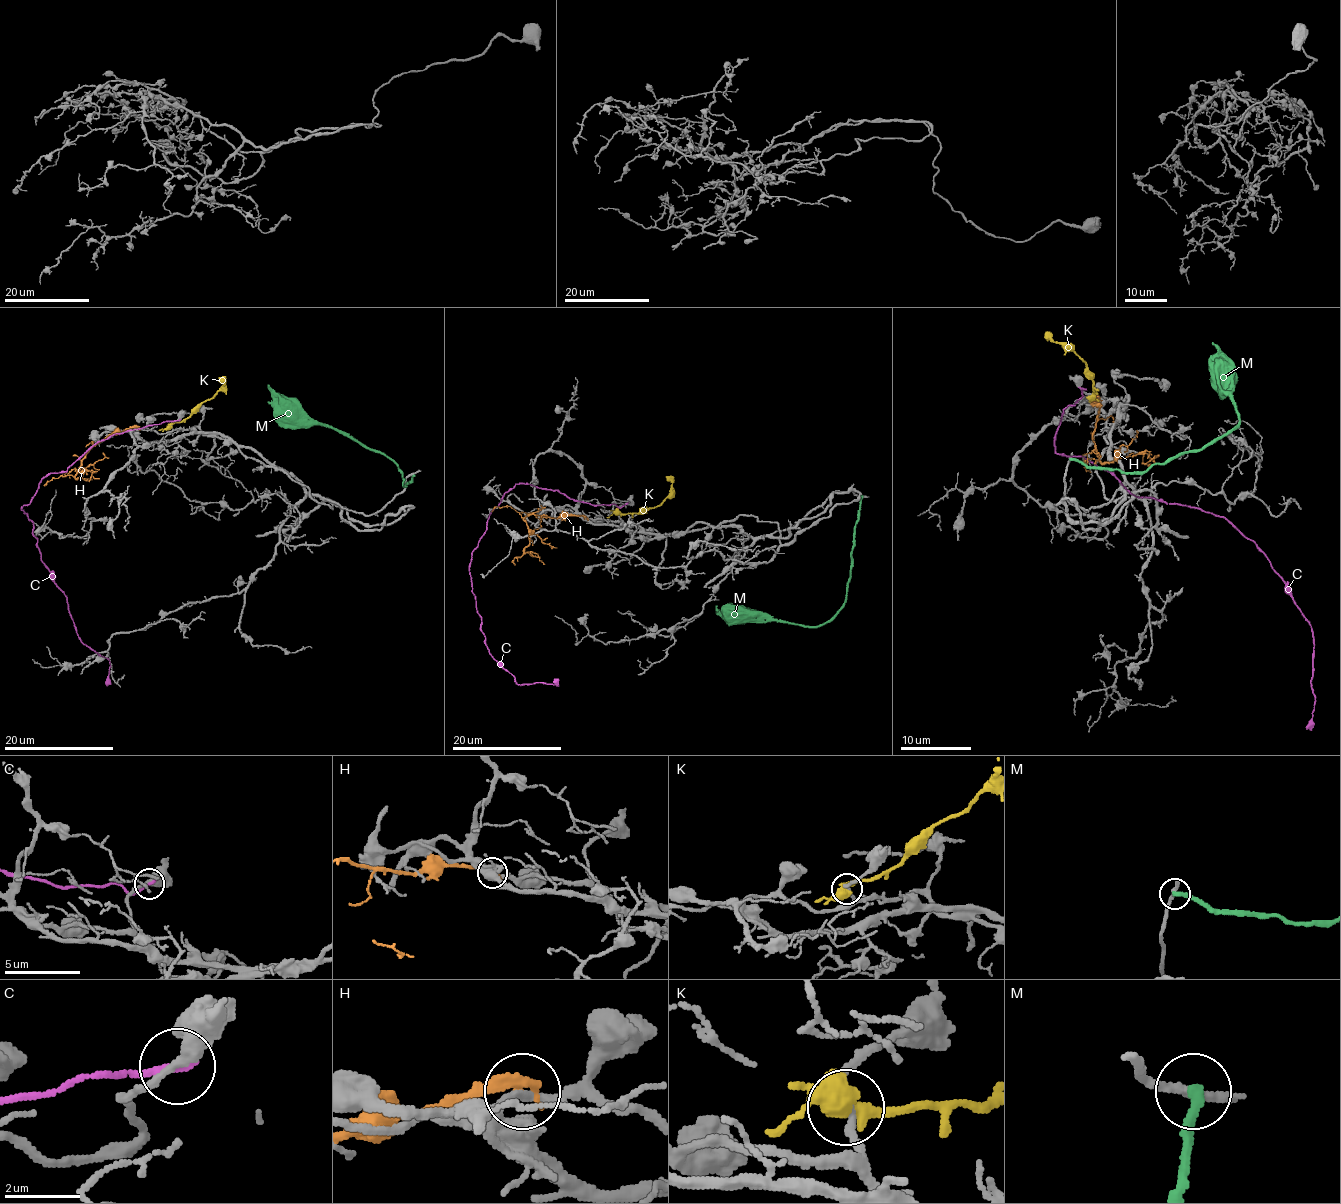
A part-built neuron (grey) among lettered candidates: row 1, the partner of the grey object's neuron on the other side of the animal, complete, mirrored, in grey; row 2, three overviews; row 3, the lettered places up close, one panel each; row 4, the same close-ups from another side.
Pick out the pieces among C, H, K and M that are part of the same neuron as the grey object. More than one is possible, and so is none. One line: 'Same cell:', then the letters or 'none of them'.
Same cell: none of them

